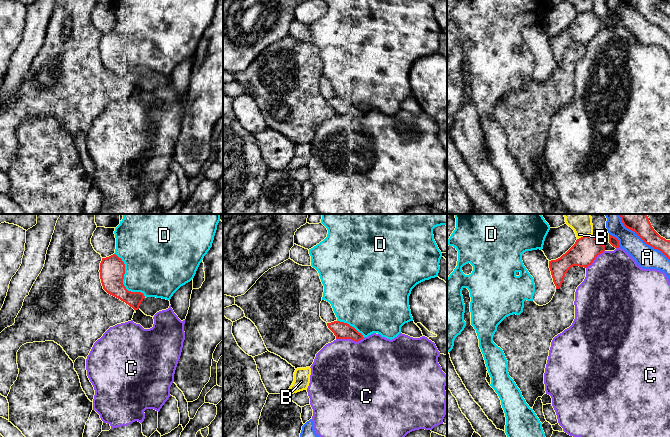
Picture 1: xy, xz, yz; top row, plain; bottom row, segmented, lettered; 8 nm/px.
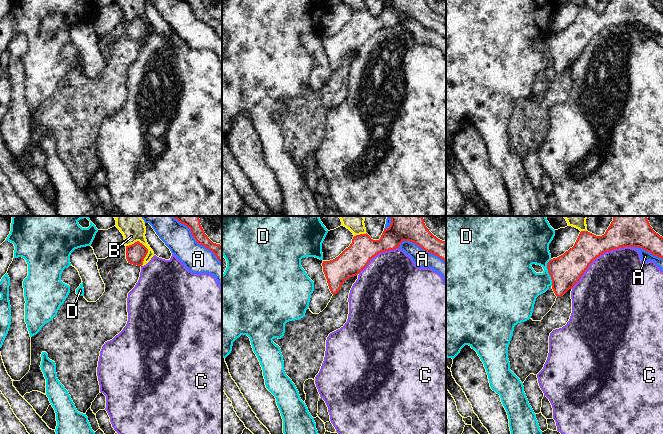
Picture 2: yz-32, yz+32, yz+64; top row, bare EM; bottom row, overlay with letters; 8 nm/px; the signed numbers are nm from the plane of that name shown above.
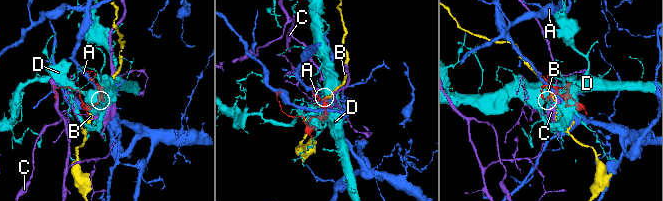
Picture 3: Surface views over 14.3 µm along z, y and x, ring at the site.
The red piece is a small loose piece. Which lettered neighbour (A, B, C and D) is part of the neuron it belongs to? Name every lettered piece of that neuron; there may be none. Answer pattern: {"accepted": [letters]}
{"accepted": []}

